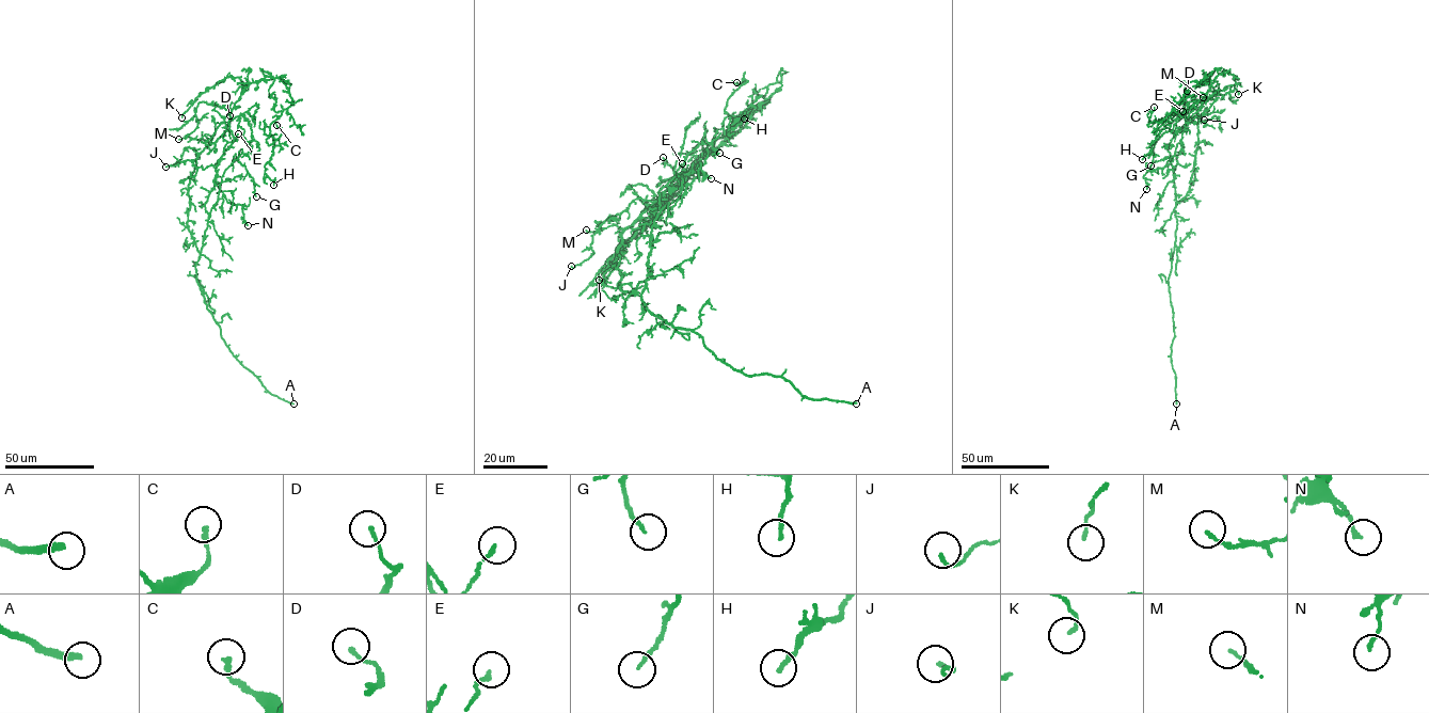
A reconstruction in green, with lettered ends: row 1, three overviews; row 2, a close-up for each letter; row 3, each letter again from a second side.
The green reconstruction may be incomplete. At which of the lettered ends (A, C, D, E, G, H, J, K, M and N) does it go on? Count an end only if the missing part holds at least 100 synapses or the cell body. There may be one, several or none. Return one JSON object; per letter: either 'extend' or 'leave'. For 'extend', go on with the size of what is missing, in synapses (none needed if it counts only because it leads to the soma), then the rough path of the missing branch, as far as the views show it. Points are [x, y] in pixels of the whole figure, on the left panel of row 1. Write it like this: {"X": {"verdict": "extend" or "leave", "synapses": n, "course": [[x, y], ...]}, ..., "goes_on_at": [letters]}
{"A": {"verdict": "extend", "course": [[294, 403], [307, 410], [316, 423], [390, 426], [413, 415]]}, "C": {"verdict": "leave"}, "D": {"verdict": "leave"}, "E": {"verdict": "leave"}, "G": {"verdict": "leave"}, "H": {"verdict": "leave"}, "J": {"verdict": "leave"}, "K": {"verdict": "leave"}, "M": {"verdict": "leave"}, "N": {"verdict": "leave"}, "goes_on_at": ["A"]}

